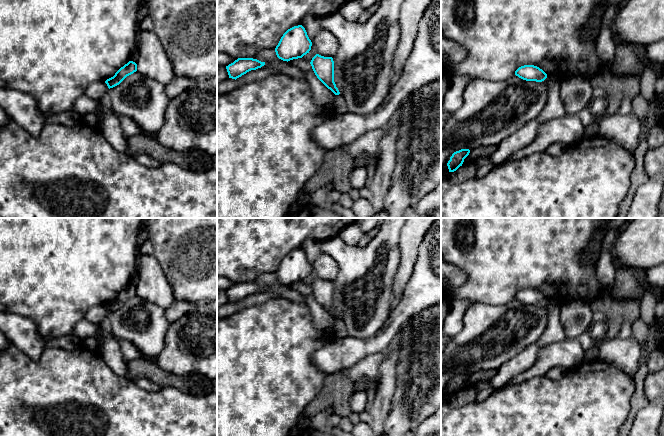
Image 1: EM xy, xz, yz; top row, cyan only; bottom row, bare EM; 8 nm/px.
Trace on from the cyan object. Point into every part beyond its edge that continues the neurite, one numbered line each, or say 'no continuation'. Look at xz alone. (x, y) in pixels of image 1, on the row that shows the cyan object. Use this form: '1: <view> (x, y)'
no continuation

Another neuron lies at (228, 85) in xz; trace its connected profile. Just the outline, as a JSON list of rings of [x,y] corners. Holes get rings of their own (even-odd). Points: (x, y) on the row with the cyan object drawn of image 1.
[[[228,78],[220,83],[217,83],[217,95],[232,92],[237,88],[237,86],[238,84],[236,83],[235,79]]]

